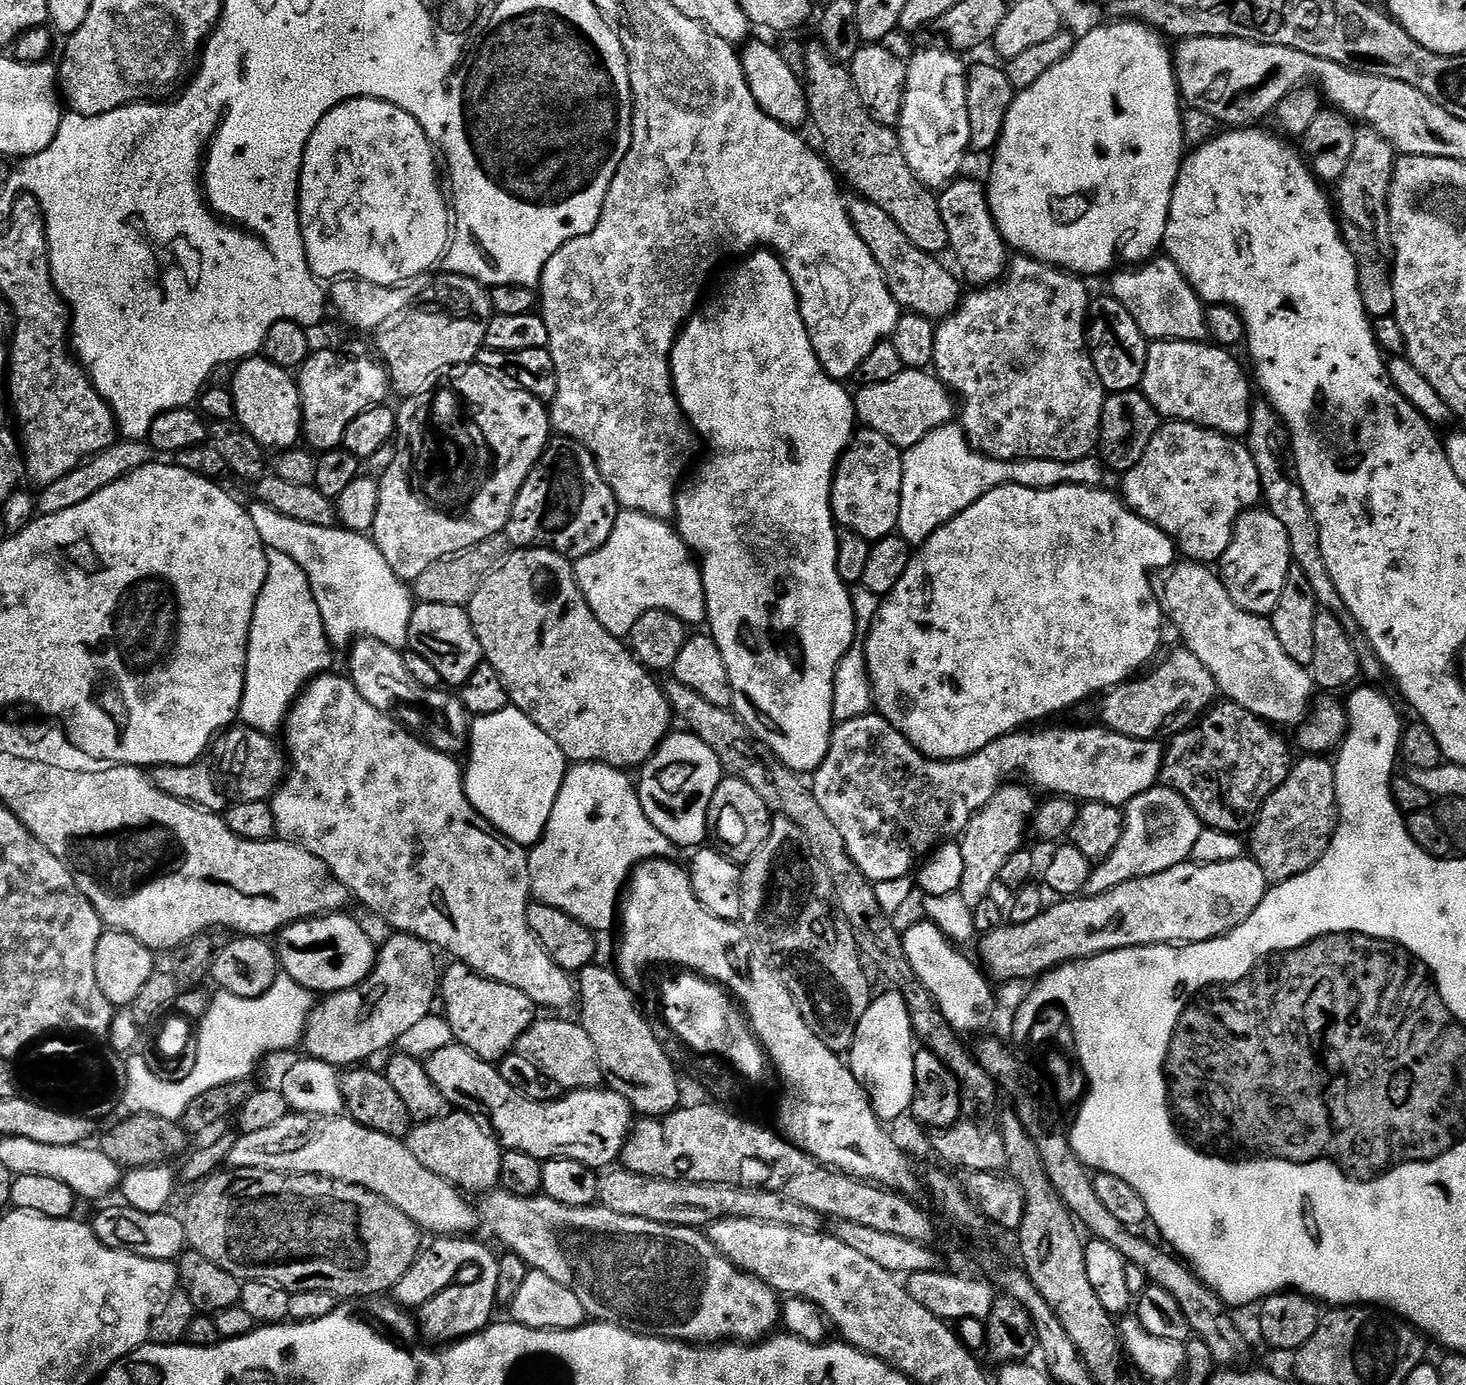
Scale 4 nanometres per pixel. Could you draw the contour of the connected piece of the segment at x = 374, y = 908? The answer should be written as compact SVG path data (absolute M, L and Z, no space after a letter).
M321 674L308 683L308 687L301 692L296 703L288 713L286 727L283 729L283 743L286 745L286 755L290 767L284 777L283 784L276 789L276 795L271 797L270 803L274 810L276 836L290 844L297 844L310 854L314 854L331 870L332 875L342 886L346 886L353 897L356 896L372 912L377 912L390 929L397 933L416 936L431 944L441 952L449 952L453 961L465 964L466 967L485 976L487 980L502 982L506 986L514 986L514 990L522 990L526 998L530 998L541 1009L573 1007L578 996L578 988L573 977L564 972L546 954L546 950L538 942L536 935L530 930L526 922L528 905L530 903L530 885L528 883L528 861L526 852L519 844L509 842L501 836L487 820L483 820L474 810L472 803L464 793L464 778L461 765L456 765L457 757L441 750L423 744L416 736L411 736L396 720L391 720L380 706L366 702L362 694L354 686L354 682L347 675L332 676Z

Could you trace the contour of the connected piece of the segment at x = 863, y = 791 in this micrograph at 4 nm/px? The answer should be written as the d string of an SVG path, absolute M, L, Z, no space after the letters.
M869 714L867 716L859 716L853 720L841 720L832 729L832 741L828 747L826 758L822 758L822 762L816 768L816 771L810 776L810 790L814 794L814 798L818 802L818 806L822 808L826 818L830 818L830 822L834 824L834 830L838 830L838 834L844 843L844 851L852 860L854 866L858 868L861 874L873 885L882 882L890 882L894 878L902 878L908 876L909 873L921 863L922 858L927 857L941 842L951 841L953 838L959 837L965 826L970 822L970 818L974 818L976 812L981 812L990 802L990 798L994 798L994 794L998 789L1003 788L1009 778L1016 778L1021 772L1025 776L1023 779L1027 781L1033 789L1048 792L1052 796L1066 796L1069 800L1077 802L1091 802L1094 804L1109 804L1118 809L1123 809L1138 794L1142 794L1146 790L1157 787L1160 780L1160 771L1164 765L1165 745L1159 739L1139 740L1133 736L1126 734L1118 734L1111 732L1109 728L1103 726L1095 726L1096 728L1044 728L1041 732L1028 732L1032 730L1017 730L1011 732L1009 736L998 738L994 742L990 742L990 746L982 746L982 750L978 750L974 754L970 754L961 760L929 760L927 756L923 756L919 750L910 743L910 741L902 735L898 730L894 730L894 726L890 726L890 722L886 722L878 714Z

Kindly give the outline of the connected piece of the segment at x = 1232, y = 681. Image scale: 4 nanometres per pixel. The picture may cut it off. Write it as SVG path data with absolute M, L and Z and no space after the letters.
M1195 562L1185 563L1184 585L1180 592L1188 599L1188 629L1184 632L1183 647L1214 674L1217 689L1224 692L1231 703L1250 710L1250 714L1259 716L1261 720L1273 725L1292 724L1296 726L1307 717L1313 703L1314 681L1311 671L1305 665L1294 662L1286 650L1282 650L1282 642L1278 642L1278 634L1274 634L1272 621L1267 616L1255 616L1242 610L1230 598L1224 588L1224 582L1211 567Z

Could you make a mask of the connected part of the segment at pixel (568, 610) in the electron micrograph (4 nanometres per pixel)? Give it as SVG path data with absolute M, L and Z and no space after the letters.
M522 548L509 551L508 557L478 586L478 590L468 601L466 607L470 622L474 626L474 634L478 634L480 639L484 660L490 666L494 666L494 670L498 670L508 691L511 707L522 710L538 727L546 730L546 734L550 734L550 738L554 738L554 742L558 742L562 754L569 762L608 764L612 768L621 770L636 770L652 757L660 743L664 741L665 736L669 735L670 729L673 727L671 724L674 724L674 713L672 707L668 705L668 697L665 696L663 687L659 683L656 685L657 677L644 665L637 662L629 645L621 637L612 636L610 630L606 630L606 626L602 626L602 622L598 622L598 618L594 618L594 614L588 603L584 601L584 595L576 581L573 561L569 560L567 556L559 556L549 548Z

